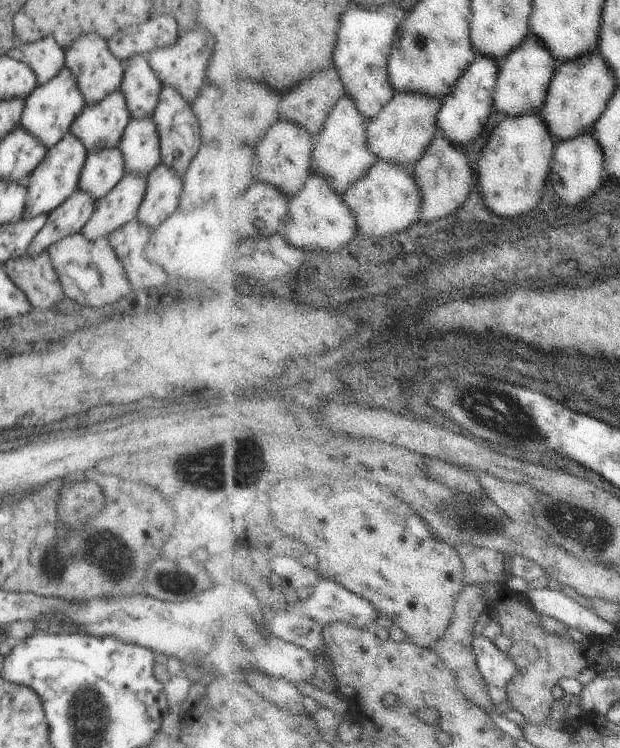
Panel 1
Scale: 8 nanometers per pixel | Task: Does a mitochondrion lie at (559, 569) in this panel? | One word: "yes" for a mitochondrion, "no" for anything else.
no

